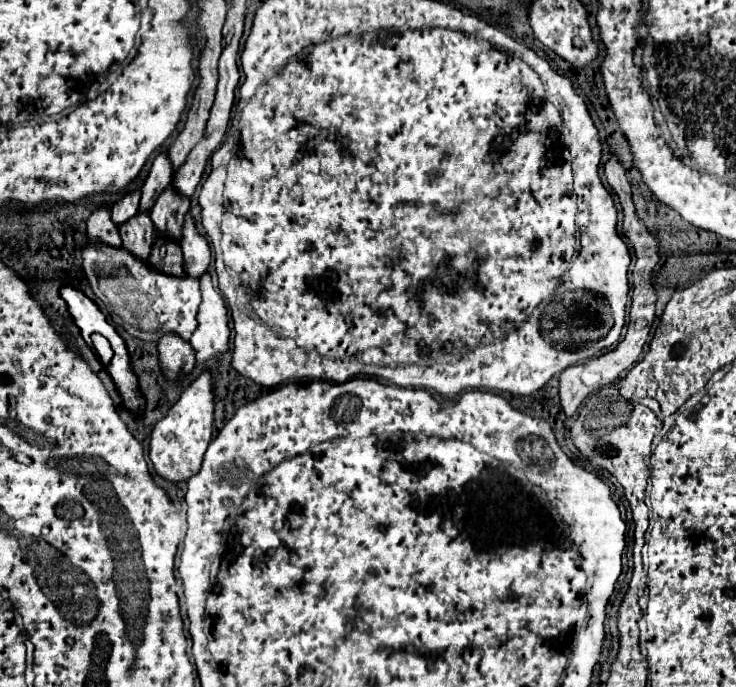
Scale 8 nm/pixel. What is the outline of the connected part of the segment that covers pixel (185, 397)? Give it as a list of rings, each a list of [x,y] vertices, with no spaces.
[[[202,371],[200,377],[182,393],[164,419],[160,419],[150,435],[150,461],[160,477],[170,481],[182,481],[200,471],[206,447],[212,439],[212,421],[216,395],[212,388],[212,374]]]

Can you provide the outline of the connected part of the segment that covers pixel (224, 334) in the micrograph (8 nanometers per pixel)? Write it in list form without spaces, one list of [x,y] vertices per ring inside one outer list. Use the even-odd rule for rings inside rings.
[[[204,273],[200,277],[200,291],[202,291],[202,303],[196,317],[198,327],[190,337],[190,343],[196,349],[198,363],[224,353],[228,349],[228,337],[230,337],[228,311],[222,295],[212,285],[210,273]]]

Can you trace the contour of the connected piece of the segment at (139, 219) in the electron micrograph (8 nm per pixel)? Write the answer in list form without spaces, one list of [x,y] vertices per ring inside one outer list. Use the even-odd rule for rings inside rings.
[[[150,211],[136,213],[128,223],[122,223],[120,227],[122,247],[134,253],[140,259],[148,259],[150,247],[154,243],[154,223],[150,219]]]

